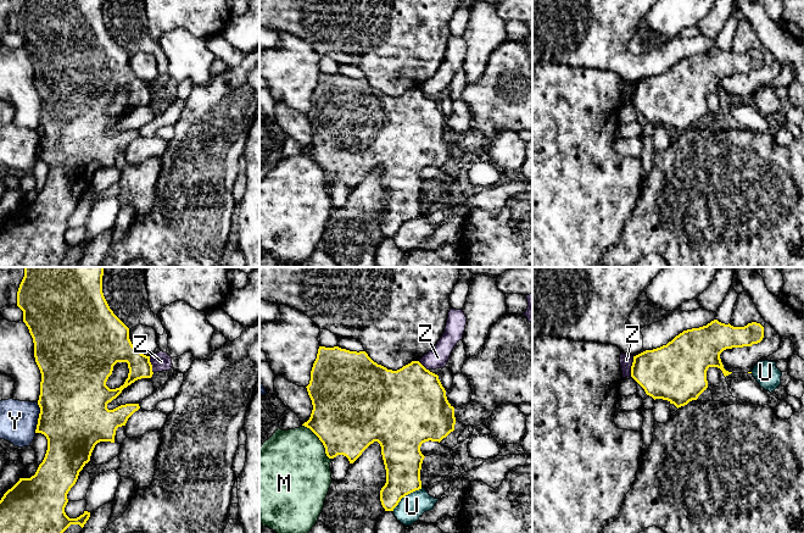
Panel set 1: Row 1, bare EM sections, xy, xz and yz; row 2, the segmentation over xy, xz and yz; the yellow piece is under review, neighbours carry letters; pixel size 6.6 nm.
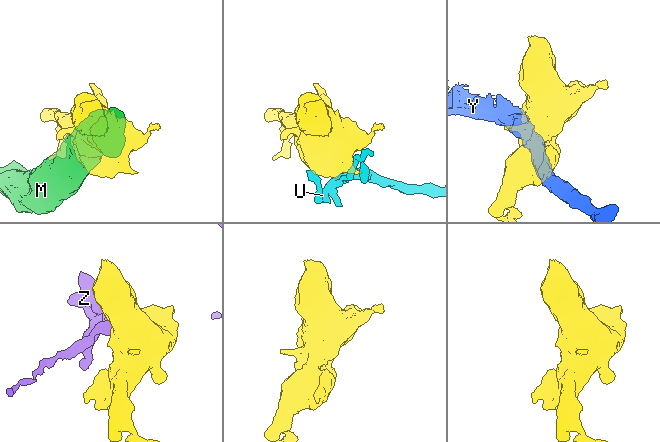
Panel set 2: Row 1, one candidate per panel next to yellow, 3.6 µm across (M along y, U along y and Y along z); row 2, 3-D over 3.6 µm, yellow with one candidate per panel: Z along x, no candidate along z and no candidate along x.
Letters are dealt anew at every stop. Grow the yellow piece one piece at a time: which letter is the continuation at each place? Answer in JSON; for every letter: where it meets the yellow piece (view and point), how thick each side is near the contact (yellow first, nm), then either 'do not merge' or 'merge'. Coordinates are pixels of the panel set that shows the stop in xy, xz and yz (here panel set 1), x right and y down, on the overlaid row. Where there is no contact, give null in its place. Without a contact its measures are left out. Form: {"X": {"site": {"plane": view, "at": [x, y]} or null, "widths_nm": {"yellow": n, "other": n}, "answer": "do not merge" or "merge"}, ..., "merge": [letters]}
{"M": {"site": {"plane": "xz", "at": [319, 439]}, "widths_nm": {"yellow": 480, "other": 460}, "answer": "do not merge"}, "U": {"site": {"plane": "xz", "at": [405, 495]}, "widths_nm": {"yellow": 260, "other": 170}, "answer": "do not merge"}, "Y": {"site": {"plane": "xy", "at": [39, 417]}, "widths_nm": {"yellow": 460, "other": 240}, "answer": "do not merge"}, "Z": {"site": {"plane": "yz", "at": [631, 366]}, "widths_nm": {"yellow": 360, "other": 80}, "answer": "do not merge"}, "merge": []}

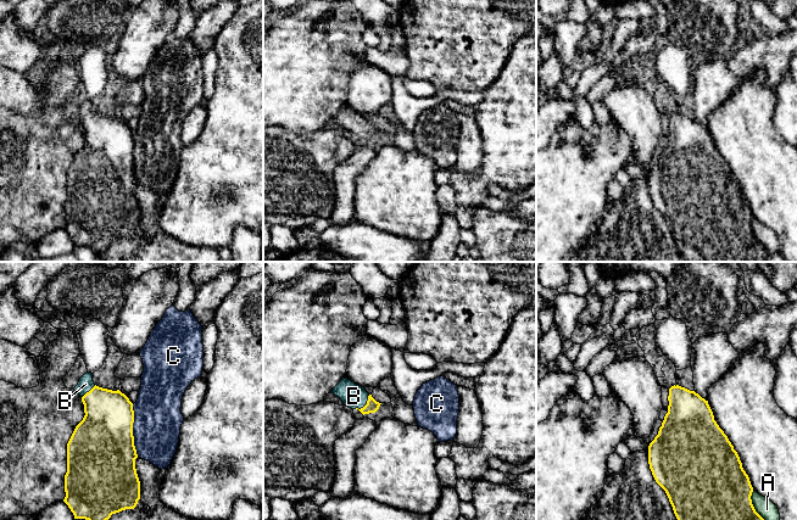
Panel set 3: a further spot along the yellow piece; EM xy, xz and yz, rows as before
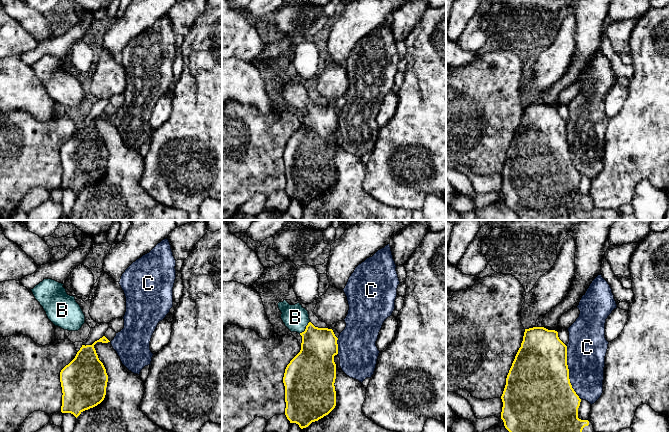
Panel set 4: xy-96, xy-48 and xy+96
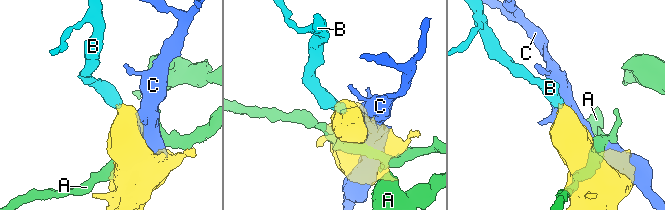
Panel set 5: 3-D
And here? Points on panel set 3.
{"A": {"site": {"plane": "yz", "at": [752, 505]}, "widths_nm": {"yellow": 400, "other": 120}, "answer": "do not merge"}, "B": {"site": {"plane": "xz", "at": [366, 404]}, "widths_nm": {"yellow": 90, "other": 160}, "answer": "merge"}, "C": {"site": {"plane": "xy", "at": [132, 430]}, "widths_nm": {"yellow": 440, "other": 320}, "answer": "do not merge"}, "merge": ["B"]}

